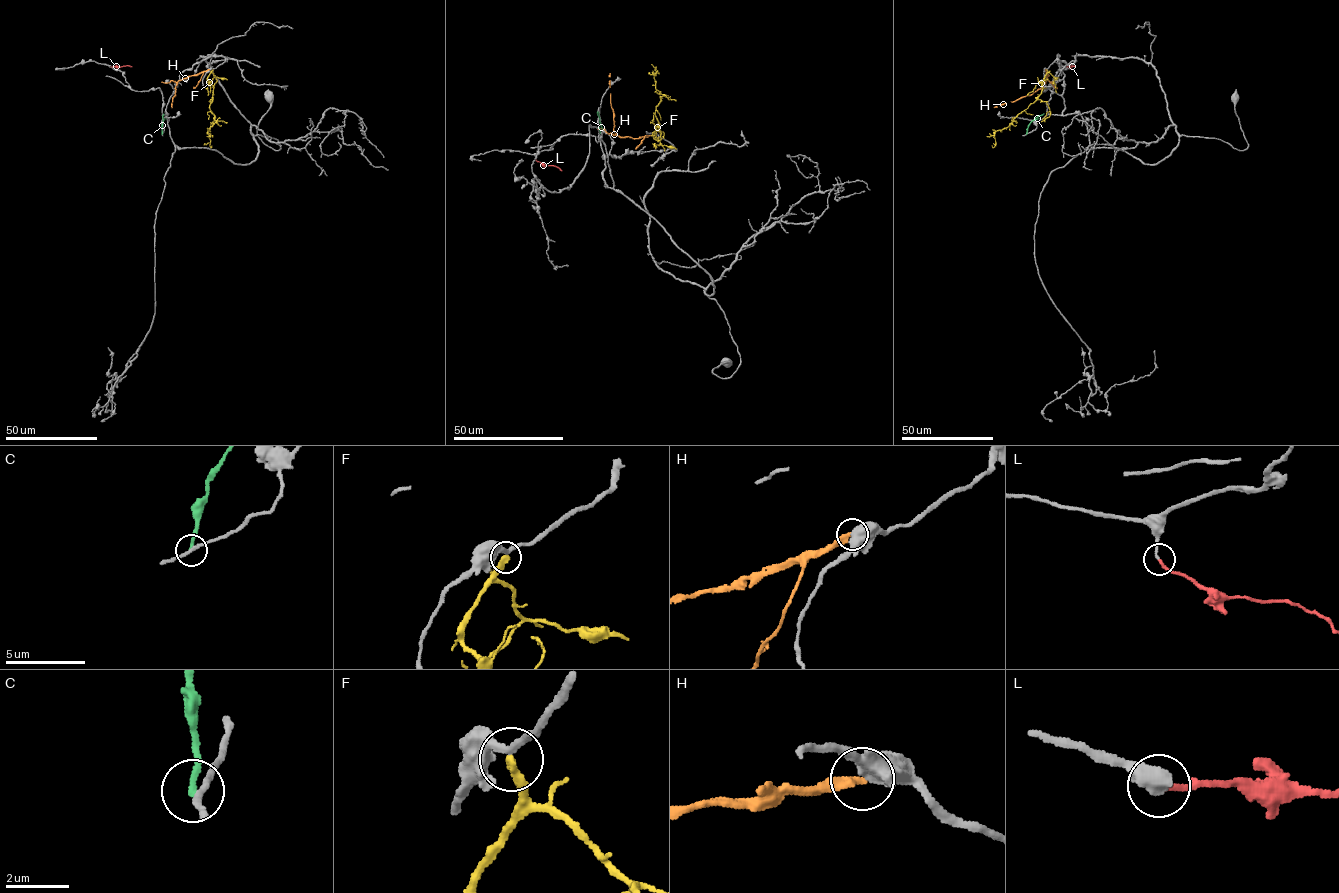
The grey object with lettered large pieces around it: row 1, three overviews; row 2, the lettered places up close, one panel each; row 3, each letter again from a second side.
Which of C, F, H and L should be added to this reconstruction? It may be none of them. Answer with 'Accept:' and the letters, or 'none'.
Accept: L

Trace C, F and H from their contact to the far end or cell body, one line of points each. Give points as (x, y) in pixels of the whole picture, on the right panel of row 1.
C: (1026, 134), (1028, 125), (1044, 113)
F: (1047, 69), (1041, 94), (1007, 128), (995, 132), (996, 144), (991, 145)
H: (1045, 69), (1048, 75), (1041, 89), (994, 107)

